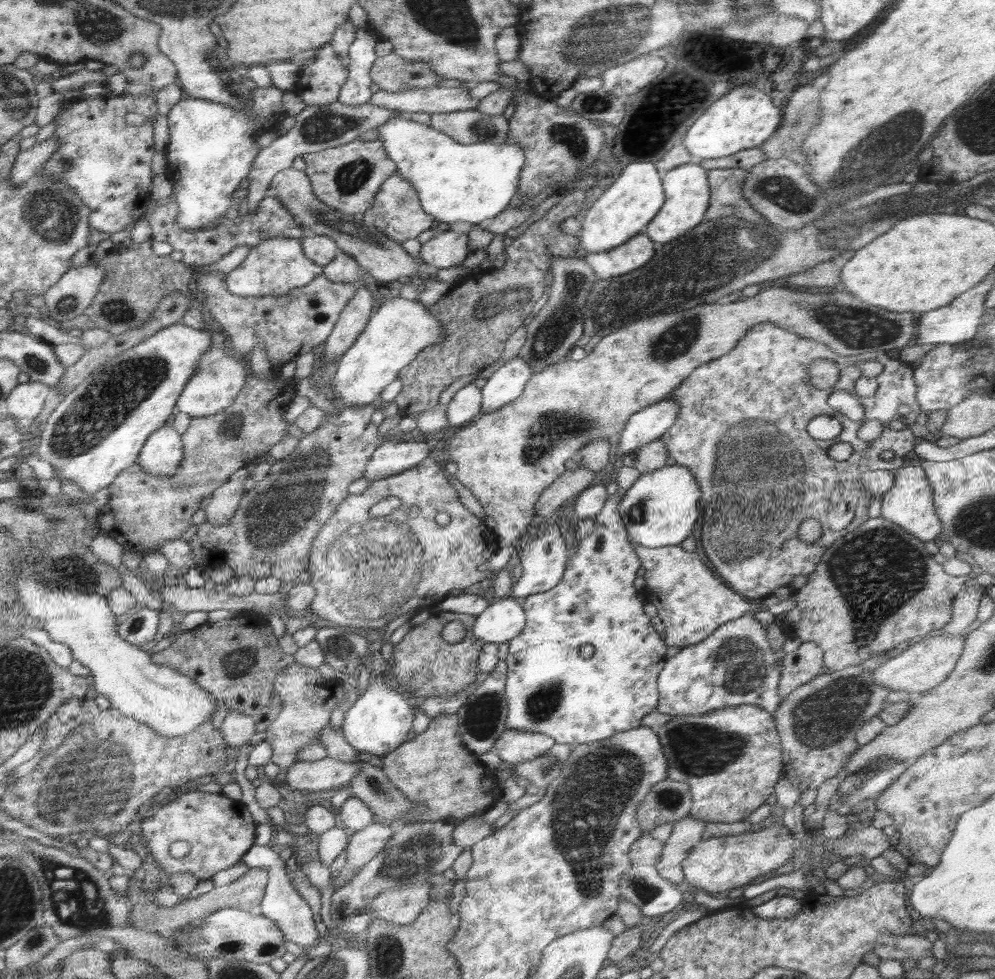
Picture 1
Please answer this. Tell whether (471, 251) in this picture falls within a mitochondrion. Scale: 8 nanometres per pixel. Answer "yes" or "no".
no

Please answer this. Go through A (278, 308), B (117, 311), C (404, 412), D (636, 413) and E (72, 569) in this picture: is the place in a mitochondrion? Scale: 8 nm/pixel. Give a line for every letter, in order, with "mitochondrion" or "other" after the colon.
A: mitochondrion
B: mitochondrion
C: other
D: other
E: mitochondrion

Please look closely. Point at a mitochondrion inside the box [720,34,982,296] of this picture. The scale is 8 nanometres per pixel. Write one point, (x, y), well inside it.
(896, 139)

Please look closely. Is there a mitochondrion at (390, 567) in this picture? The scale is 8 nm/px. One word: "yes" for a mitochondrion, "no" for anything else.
yes

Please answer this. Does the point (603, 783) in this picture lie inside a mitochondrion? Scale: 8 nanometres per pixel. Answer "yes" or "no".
yes

